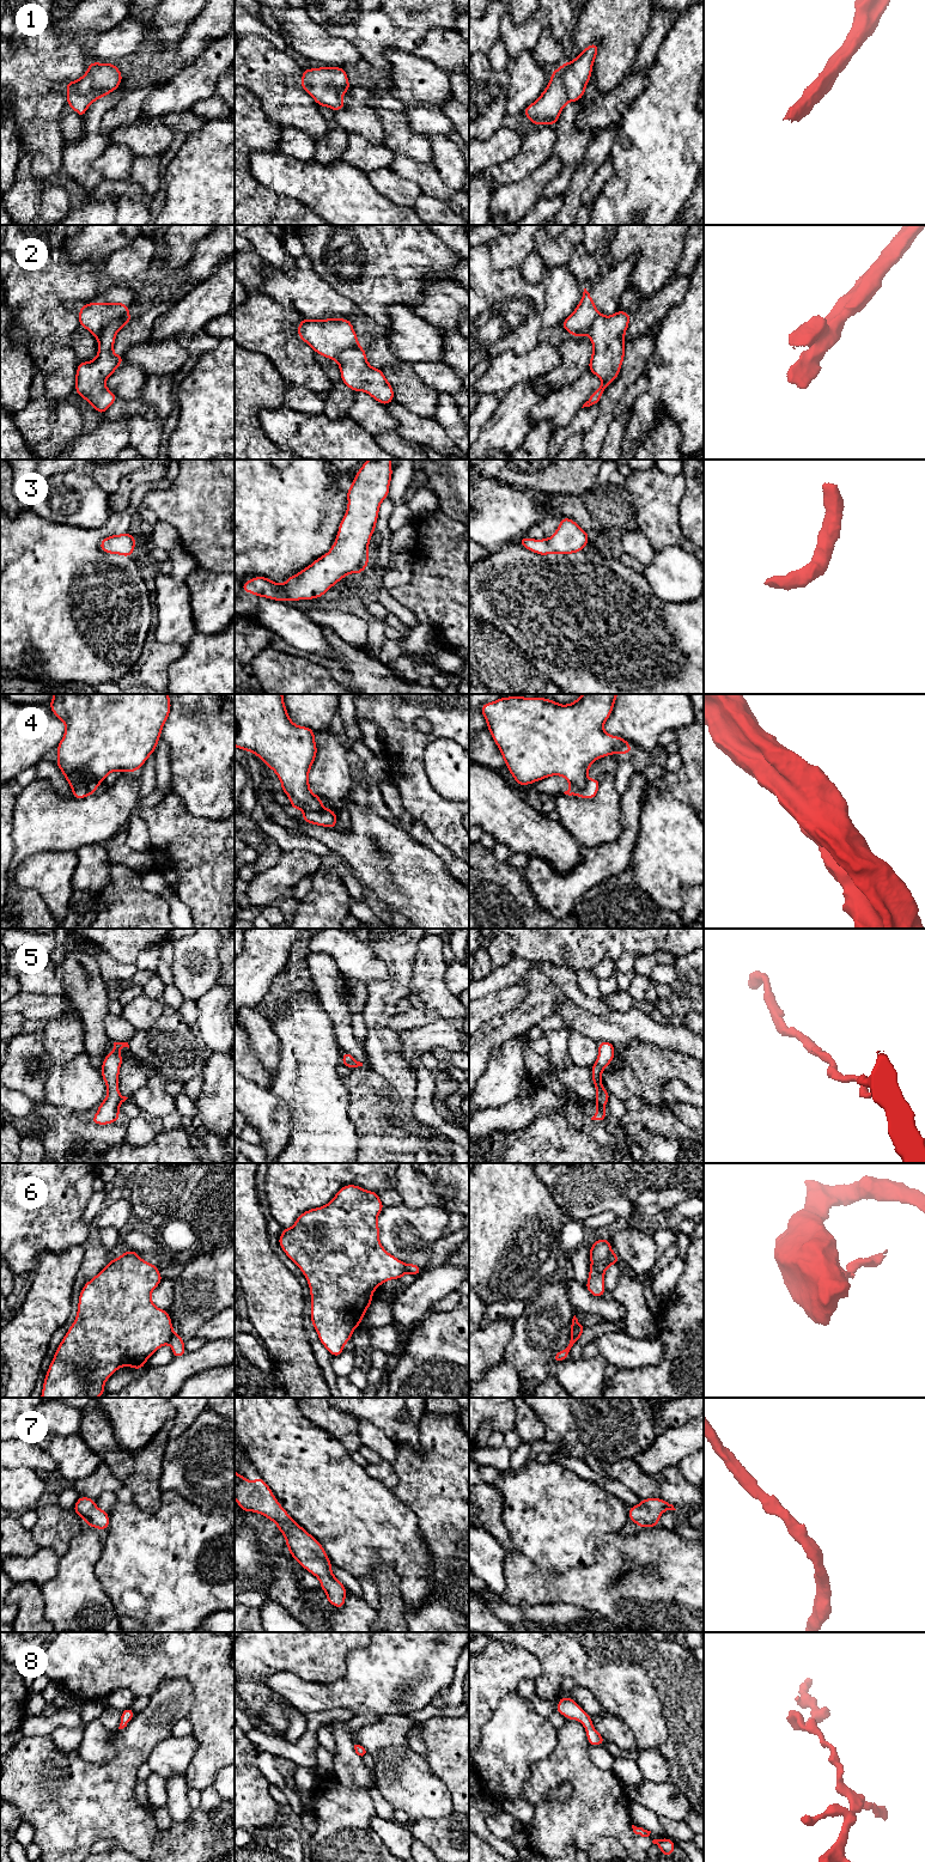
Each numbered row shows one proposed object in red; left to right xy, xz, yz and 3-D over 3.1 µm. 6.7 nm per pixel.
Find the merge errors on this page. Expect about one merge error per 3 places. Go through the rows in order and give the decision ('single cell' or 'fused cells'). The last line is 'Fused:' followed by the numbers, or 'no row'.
1: single cell
2: fused cells
3: single cell
4: fused cells
5: single cell
6: fused cells
7: single cell
8: single cell
Fused: 2, 4, 6

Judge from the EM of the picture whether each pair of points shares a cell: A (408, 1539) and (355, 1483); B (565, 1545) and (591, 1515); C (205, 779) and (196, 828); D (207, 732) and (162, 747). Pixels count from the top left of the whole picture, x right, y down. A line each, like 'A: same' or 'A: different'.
A: same
B: same
C: different
D: different

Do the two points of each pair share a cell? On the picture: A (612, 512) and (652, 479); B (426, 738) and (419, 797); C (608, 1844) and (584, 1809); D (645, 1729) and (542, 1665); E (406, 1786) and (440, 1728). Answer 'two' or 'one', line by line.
A: two
B: one
C: two
D: one
E: one

